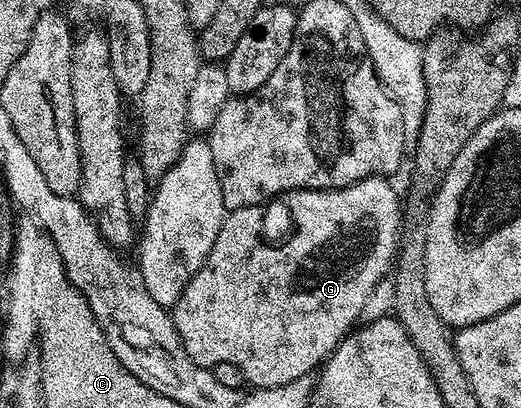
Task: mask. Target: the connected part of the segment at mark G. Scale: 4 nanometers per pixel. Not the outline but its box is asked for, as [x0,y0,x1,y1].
[171,176,403,390]

